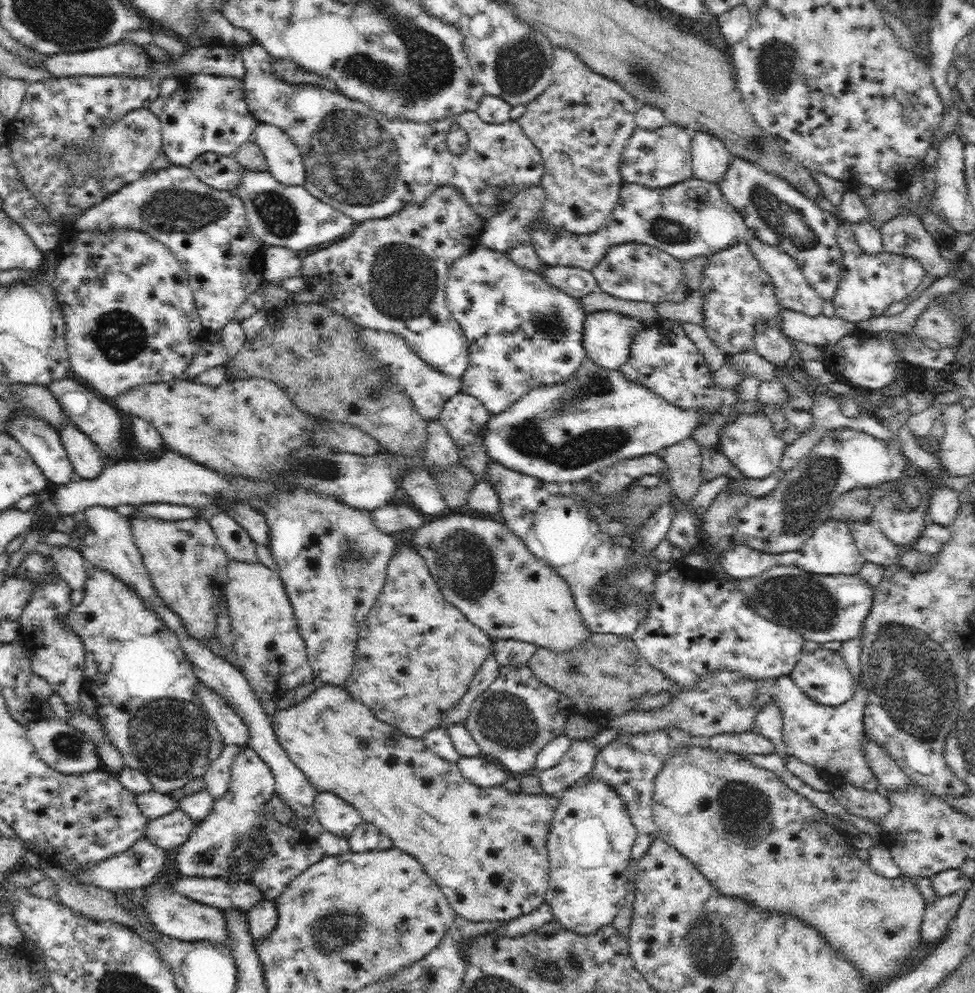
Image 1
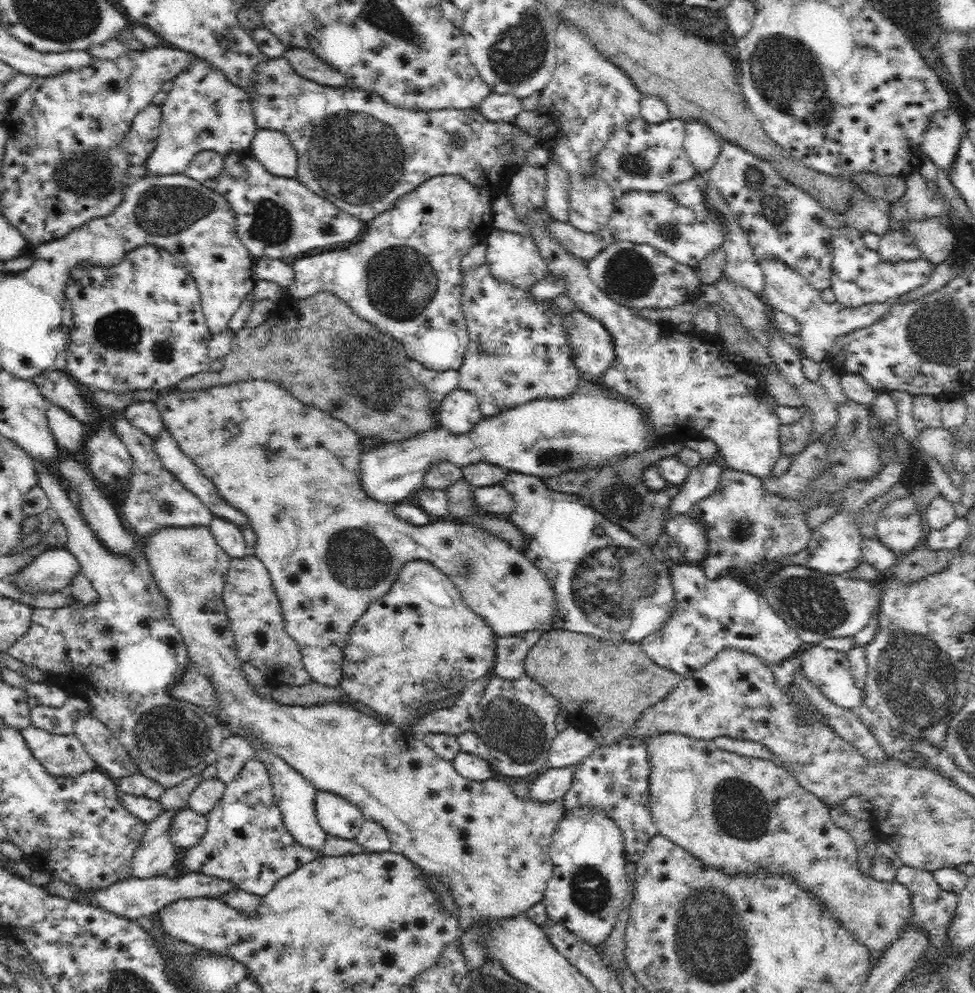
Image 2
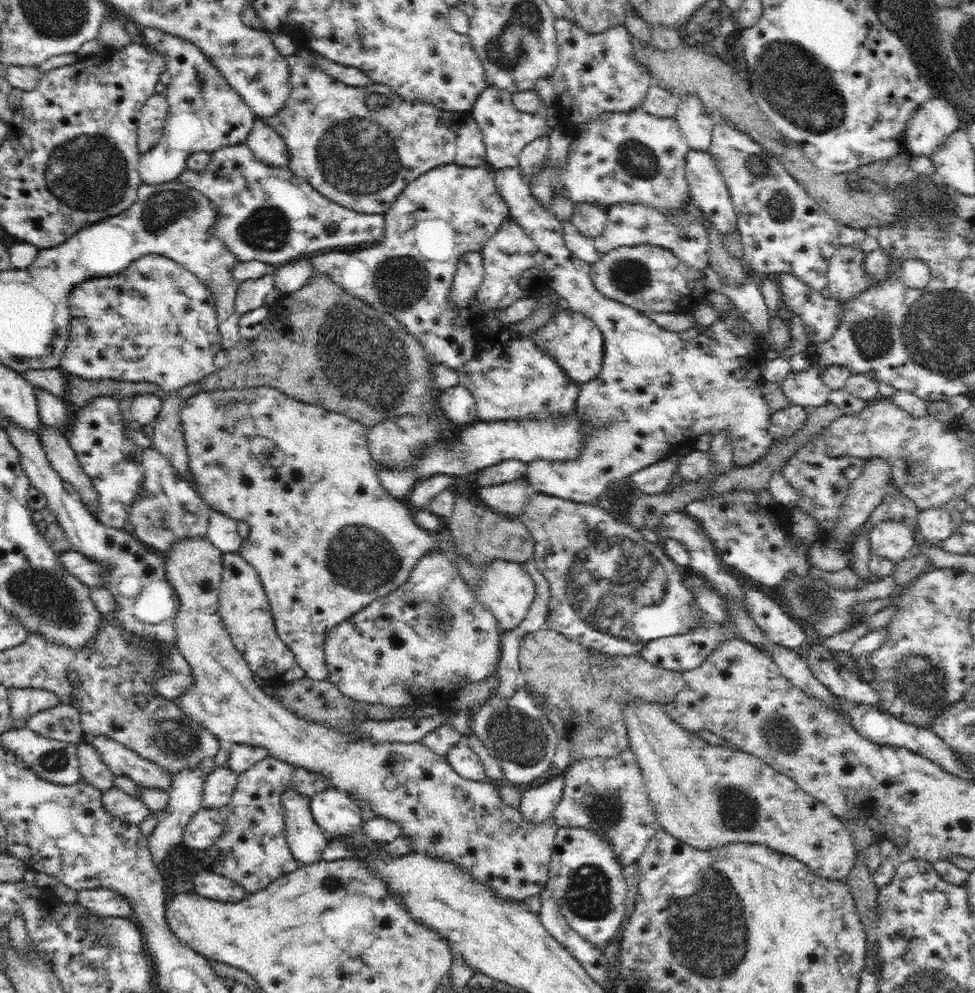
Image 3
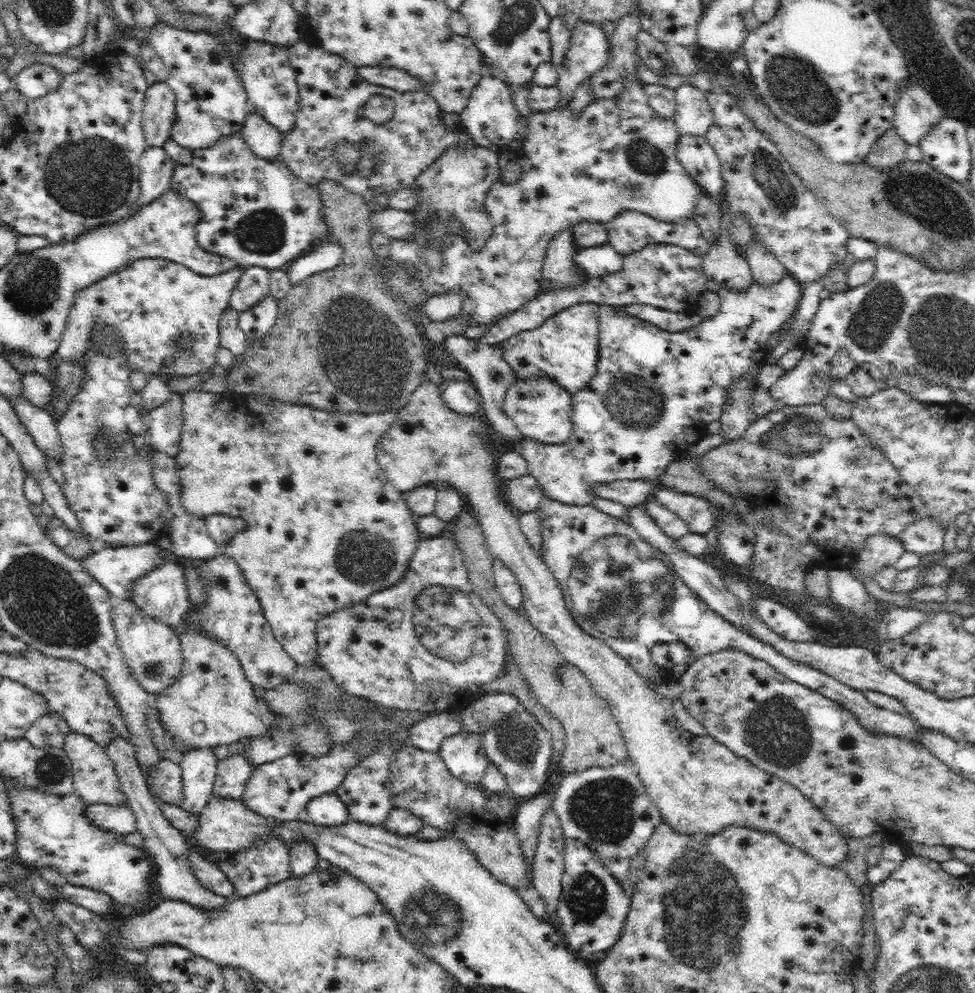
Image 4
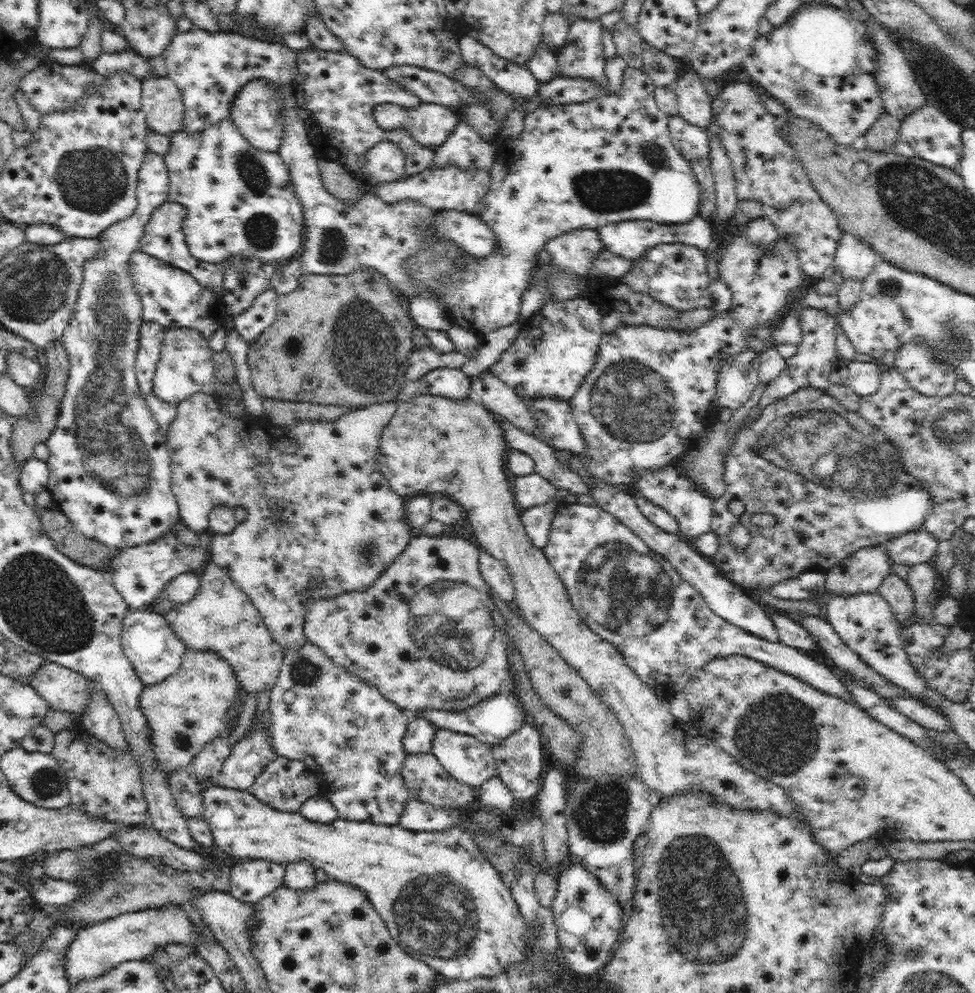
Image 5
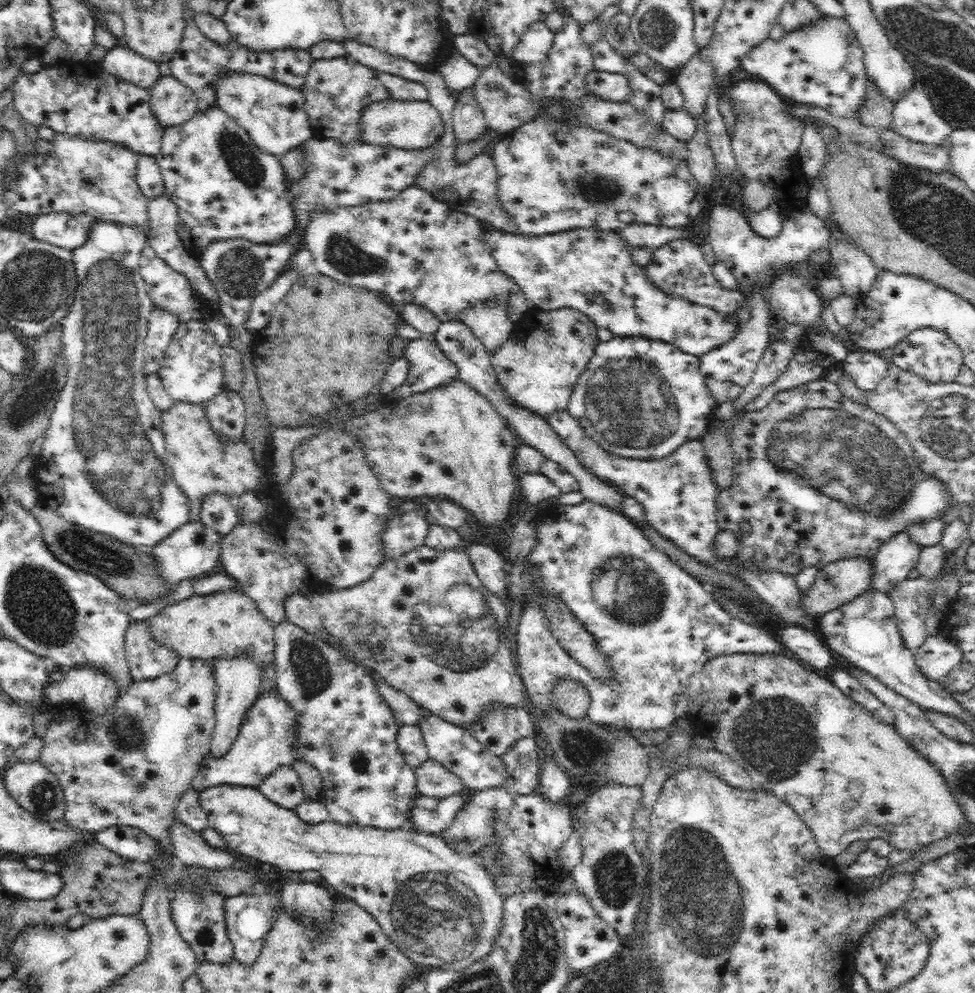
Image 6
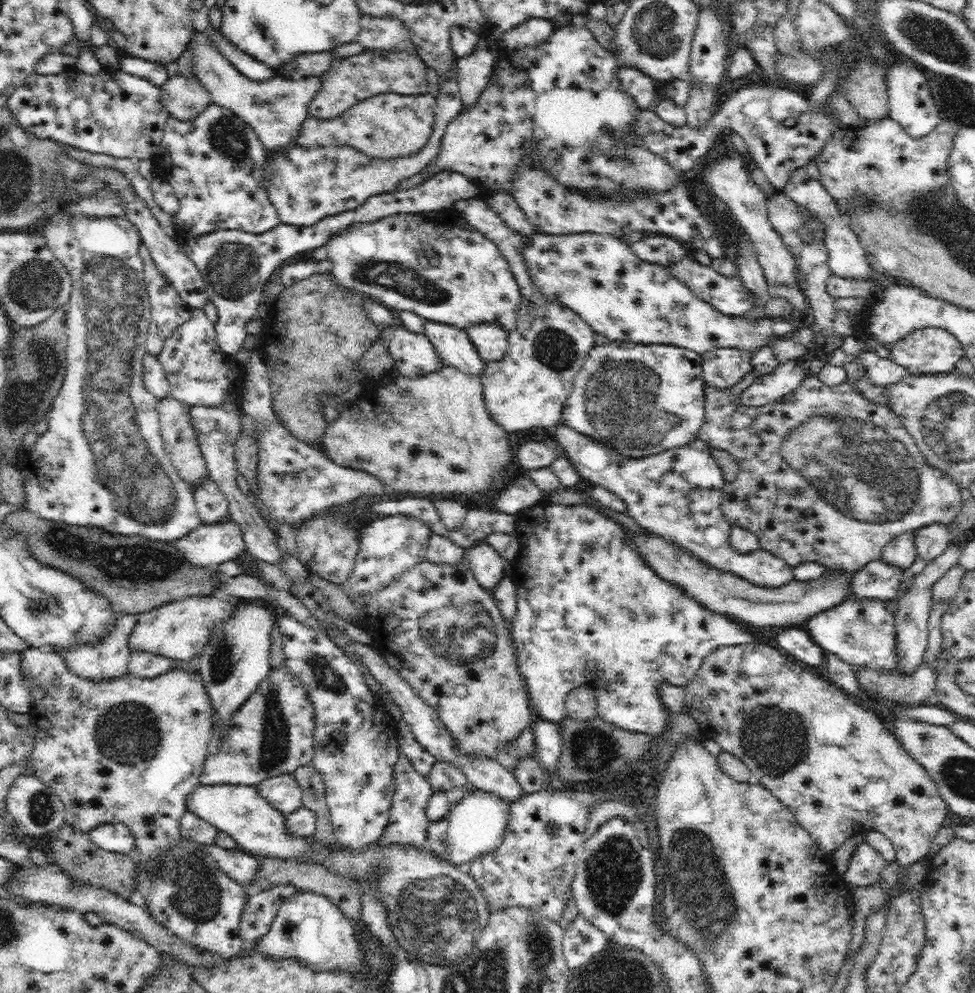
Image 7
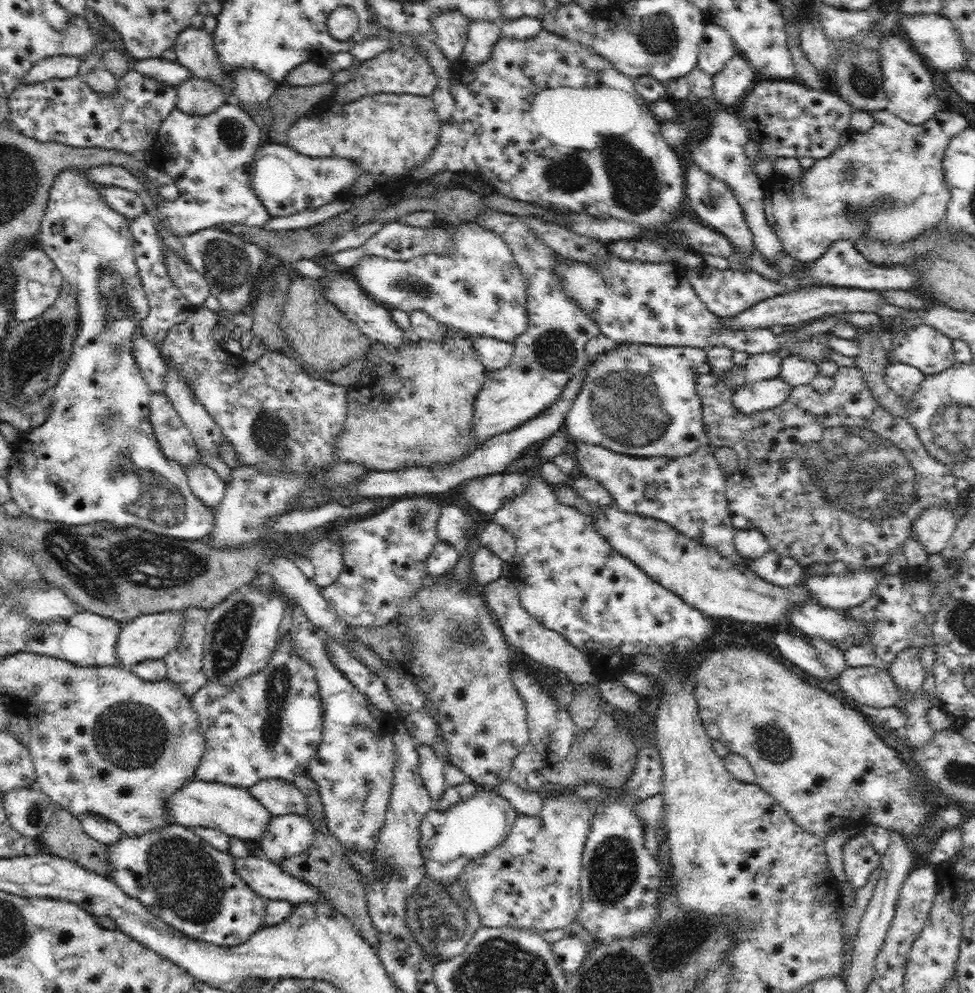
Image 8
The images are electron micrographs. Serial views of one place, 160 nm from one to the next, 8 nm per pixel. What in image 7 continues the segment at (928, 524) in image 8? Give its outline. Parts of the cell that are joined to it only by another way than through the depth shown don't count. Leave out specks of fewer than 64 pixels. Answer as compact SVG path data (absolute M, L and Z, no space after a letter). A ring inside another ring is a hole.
M936 522L936 524L922 526L914 531L914 544L917 548L917 554L926 563L938 558L952 542L949 528L950 525L948 524Z

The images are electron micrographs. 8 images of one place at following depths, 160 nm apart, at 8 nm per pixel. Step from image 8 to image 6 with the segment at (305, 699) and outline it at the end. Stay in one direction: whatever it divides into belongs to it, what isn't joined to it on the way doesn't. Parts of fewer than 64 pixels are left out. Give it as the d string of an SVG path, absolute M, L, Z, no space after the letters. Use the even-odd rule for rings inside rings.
M275 687L260 695L246 712L240 732L230 750L220 758L208 754L194 777L192 787L199 793L205 788L221 785L258 788L279 766L291 765L296 759L300 759L295 745L299 739L295 729L295 716L294 709L277 693Z

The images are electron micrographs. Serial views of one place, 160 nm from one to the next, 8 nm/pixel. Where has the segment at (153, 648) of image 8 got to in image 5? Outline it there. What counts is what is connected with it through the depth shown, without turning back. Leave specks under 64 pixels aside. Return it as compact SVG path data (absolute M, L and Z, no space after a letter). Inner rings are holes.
M212 560L203 569L204 573L201 575L202 582L200 582L198 594L188 602L178 604L178 606L174 606L172 610L166 612L165 617L168 619L168 625L172 627L176 636L184 641L187 649L214 651L225 661L228 661L246 694L271 690L276 686L280 666L282 666L283 646L274 640L262 617L258 614L258 609L254 606L254 603L246 593L233 583L226 569L218 567Z

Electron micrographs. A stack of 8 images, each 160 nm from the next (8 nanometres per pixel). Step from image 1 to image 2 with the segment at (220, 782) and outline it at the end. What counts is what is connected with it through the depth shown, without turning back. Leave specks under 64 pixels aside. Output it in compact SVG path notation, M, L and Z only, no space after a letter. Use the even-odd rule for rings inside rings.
M227 734L216 762L217 777L224 785L230 784L246 761L254 758L255 750L245 736Z

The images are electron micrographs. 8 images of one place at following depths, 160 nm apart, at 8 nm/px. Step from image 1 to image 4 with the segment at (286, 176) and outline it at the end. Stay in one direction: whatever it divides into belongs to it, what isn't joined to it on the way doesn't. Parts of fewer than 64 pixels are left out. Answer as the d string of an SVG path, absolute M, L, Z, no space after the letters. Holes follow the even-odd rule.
M249 108L246 121L240 132L248 148L260 158L274 160L281 152L281 134L264 117L254 113Z

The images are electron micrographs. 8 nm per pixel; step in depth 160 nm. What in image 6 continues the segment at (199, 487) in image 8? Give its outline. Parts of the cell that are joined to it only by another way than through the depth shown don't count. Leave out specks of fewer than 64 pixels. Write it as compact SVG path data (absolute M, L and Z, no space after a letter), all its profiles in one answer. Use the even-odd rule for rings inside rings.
M219 492L206 494L200 502L200 521L220 535L228 534L239 522L230 498Z

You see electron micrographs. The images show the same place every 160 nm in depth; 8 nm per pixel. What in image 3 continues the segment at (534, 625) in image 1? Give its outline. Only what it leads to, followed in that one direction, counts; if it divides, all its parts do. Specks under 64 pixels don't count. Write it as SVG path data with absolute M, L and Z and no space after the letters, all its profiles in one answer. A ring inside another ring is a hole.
M272 386L218 389L217 391L201 390L191 397L183 399L179 409L188 454L188 471L192 475L191 482L198 491L198 495L210 507L210 510L220 511L230 518L246 521L249 524L249 534L243 539L238 553L258 572L264 593L266 593L266 597L270 601L276 632L280 639L286 643L288 649L294 653L296 662L304 670L306 677L318 681L328 680L328 667L326 667L324 654L324 638L328 636L328 632L334 626L338 626L340 622L348 620L350 616L354 616L356 612L366 608L372 601L378 601L383 596L389 595L401 585L404 585L417 561L430 550L443 552L457 566L460 576L466 581L470 589L476 593L478 601L497 618L499 627L504 632L516 628L524 620L524 616L526 616L526 612L528 612L528 608L530 608L530 604L535 598L535 582L532 580L530 573L525 570L521 563L504 559L494 559L481 567L474 567L470 563L470 559L466 559L464 555L460 555L454 549L454 541L452 541L452 537L450 537L450 533L445 527L430 532L418 526L414 520L413 512L408 508L408 500L398 499L385 492L378 478L375 463L368 447L368 429L370 426L364 426L363 423L352 420L343 414L328 411L324 407L296 400Z

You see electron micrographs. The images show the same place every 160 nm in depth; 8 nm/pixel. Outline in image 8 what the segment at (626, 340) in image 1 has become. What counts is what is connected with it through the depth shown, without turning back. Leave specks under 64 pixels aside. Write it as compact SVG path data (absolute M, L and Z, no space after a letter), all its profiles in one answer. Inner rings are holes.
M482 210L476 216L477 222L484 228L499 234L510 247L517 265L520 267L526 291L526 309L528 309L528 327L522 336L514 340L514 356L502 370L486 369L485 382L474 400L474 414L472 414L472 430L470 430L471 443L482 444L486 439L496 434L508 432L512 428L524 424L531 418L548 410L564 388L589 364L592 359L586 354L587 342L600 335L600 327L580 309L580 305L564 294L559 278L555 274L557 265L557 252L546 246L527 224L522 222L518 215L496 210Z

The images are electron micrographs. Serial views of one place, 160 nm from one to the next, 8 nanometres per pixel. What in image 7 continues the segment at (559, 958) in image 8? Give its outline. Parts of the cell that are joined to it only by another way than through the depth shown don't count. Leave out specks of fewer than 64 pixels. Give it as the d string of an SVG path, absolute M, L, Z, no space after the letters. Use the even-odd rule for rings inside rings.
M582 916L569 922L562 940L562 953L568 968L574 970L580 964L589 962L611 944L606 935Z

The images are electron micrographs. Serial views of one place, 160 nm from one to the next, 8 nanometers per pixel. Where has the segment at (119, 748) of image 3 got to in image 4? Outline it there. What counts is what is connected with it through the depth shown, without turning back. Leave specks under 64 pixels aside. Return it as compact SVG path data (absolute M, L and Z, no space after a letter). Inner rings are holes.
M162 759L161 763L145 777L152 795L160 801L180 806L184 798L184 785L182 785L182 771L178 763L169 759Z

